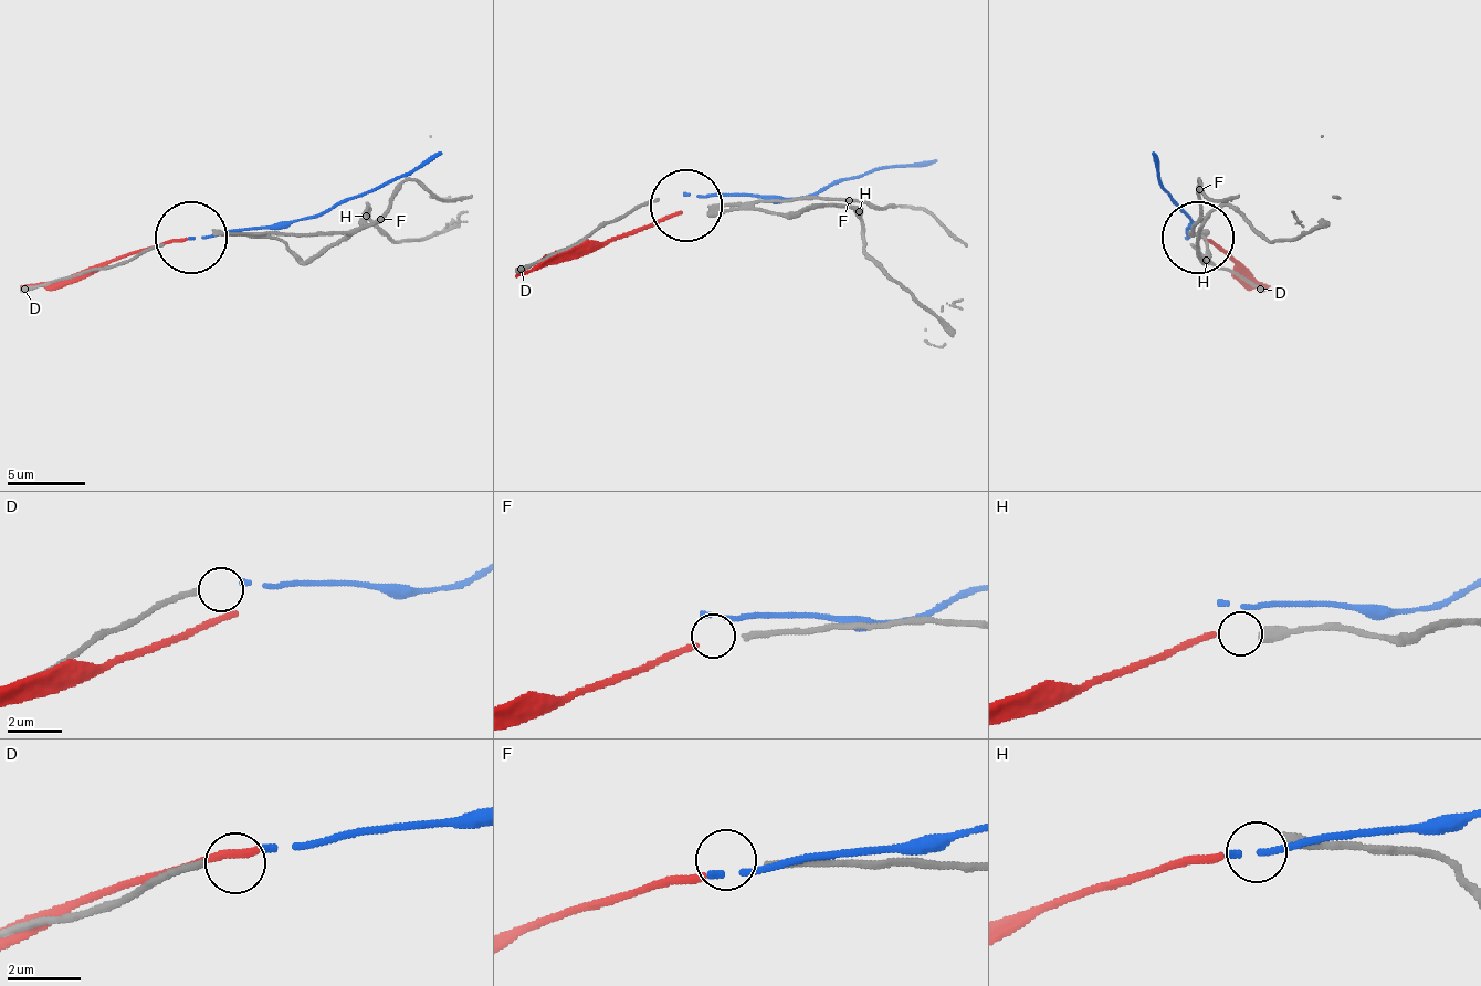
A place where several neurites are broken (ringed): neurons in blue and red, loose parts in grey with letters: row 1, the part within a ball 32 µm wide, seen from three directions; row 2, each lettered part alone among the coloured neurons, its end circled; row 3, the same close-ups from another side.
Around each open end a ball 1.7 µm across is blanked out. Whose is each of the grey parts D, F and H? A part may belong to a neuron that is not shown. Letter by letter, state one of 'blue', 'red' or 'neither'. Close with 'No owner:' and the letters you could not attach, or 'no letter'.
D: blue
F: red
H: neither
No owner: H

